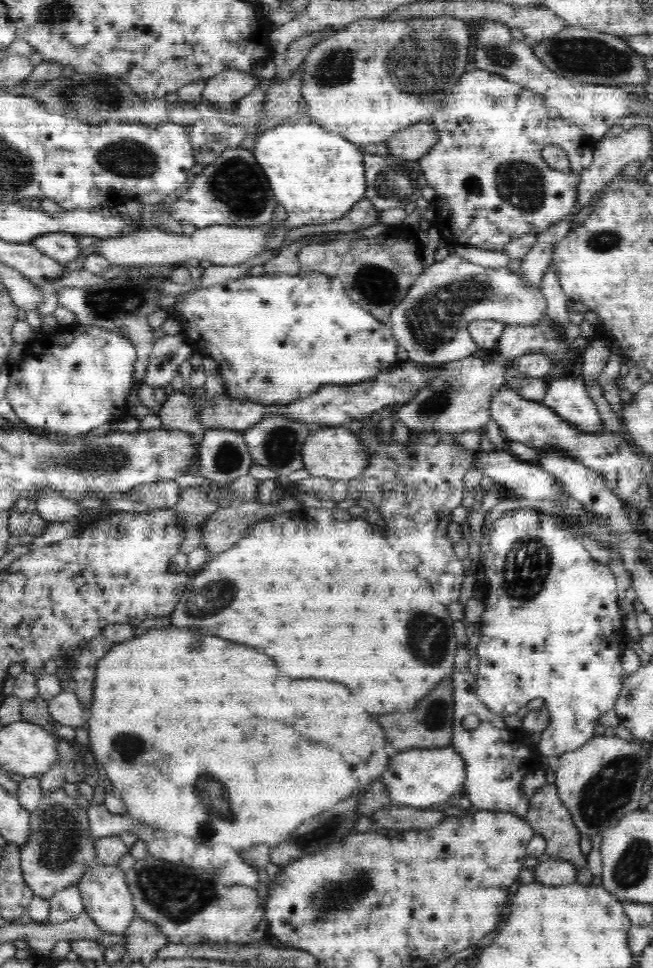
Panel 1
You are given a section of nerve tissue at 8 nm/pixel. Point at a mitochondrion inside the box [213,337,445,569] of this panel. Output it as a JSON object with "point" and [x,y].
{"point":[279,445]}

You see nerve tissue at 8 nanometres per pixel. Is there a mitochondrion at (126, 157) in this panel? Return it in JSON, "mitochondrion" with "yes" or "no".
{"mitochondrion":"yes"}

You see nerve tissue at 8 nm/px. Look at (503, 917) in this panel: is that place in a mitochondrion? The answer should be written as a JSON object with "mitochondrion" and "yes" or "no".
{"mitochondrion":"no"}

